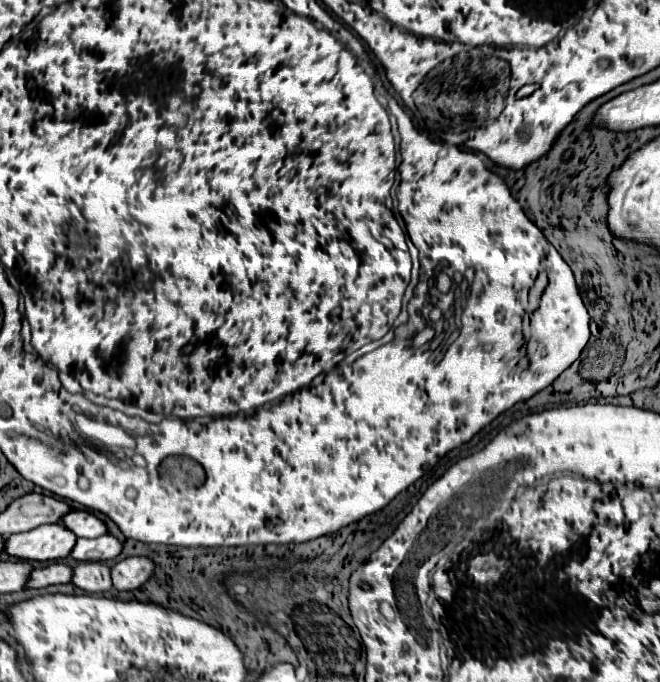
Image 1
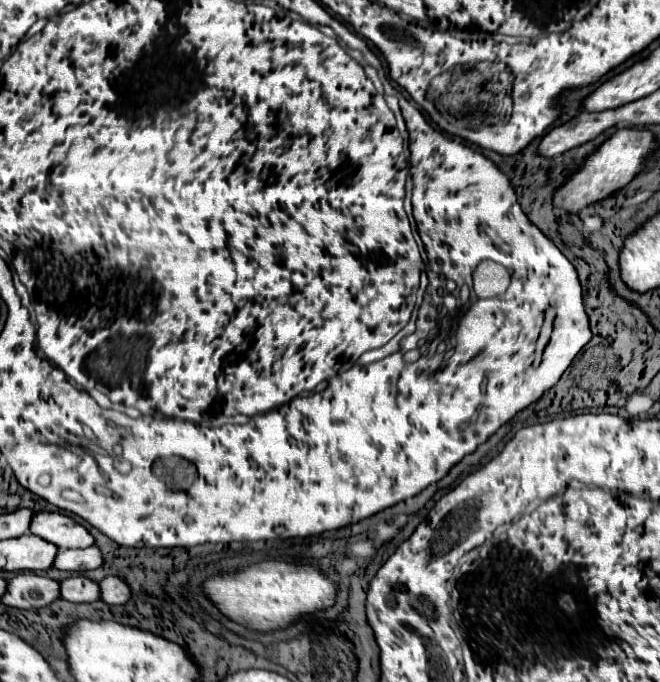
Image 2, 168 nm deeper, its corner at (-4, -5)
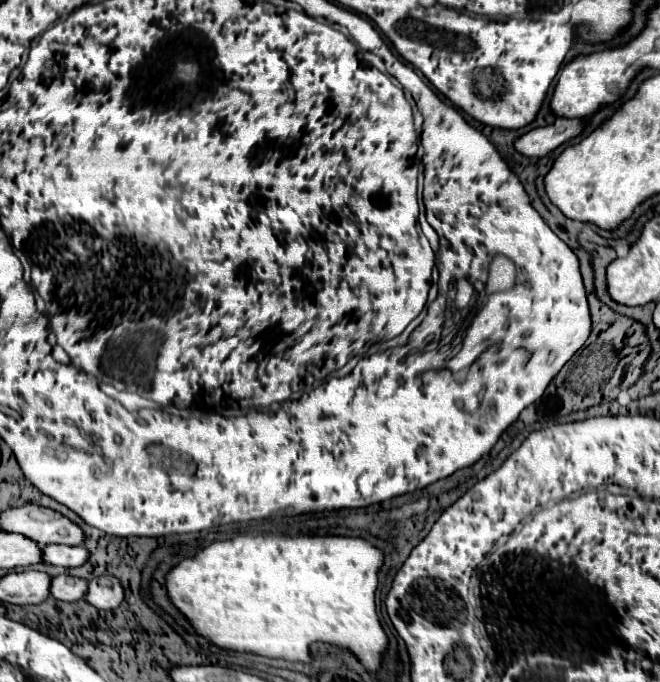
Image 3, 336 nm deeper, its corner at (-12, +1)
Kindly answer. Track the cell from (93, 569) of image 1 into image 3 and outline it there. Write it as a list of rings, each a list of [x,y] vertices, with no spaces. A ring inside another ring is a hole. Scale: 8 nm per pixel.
[[[58,575],[58,577],[52,577],[50,597],[58,601],[76,601],[84,597],[84,589],[86,589],[84,579],[70,577],[70,575]]]

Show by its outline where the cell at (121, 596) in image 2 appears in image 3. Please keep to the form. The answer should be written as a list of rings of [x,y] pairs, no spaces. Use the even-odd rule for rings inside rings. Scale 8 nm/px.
[[[104,575],[104,577],[96,577],[96,579],[88,581],[88,591],[86,591],[84,599],[96,609],[112,611],[122,603],[124,589],[116,577]]]

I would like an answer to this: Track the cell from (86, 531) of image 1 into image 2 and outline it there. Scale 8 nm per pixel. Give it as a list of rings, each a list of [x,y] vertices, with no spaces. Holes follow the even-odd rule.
[[[38,513],[32,519],[30,531],[42,539],[48,539],[60,549],[84,549],[94,543],[94,537],[84,525],[62,513]]]

